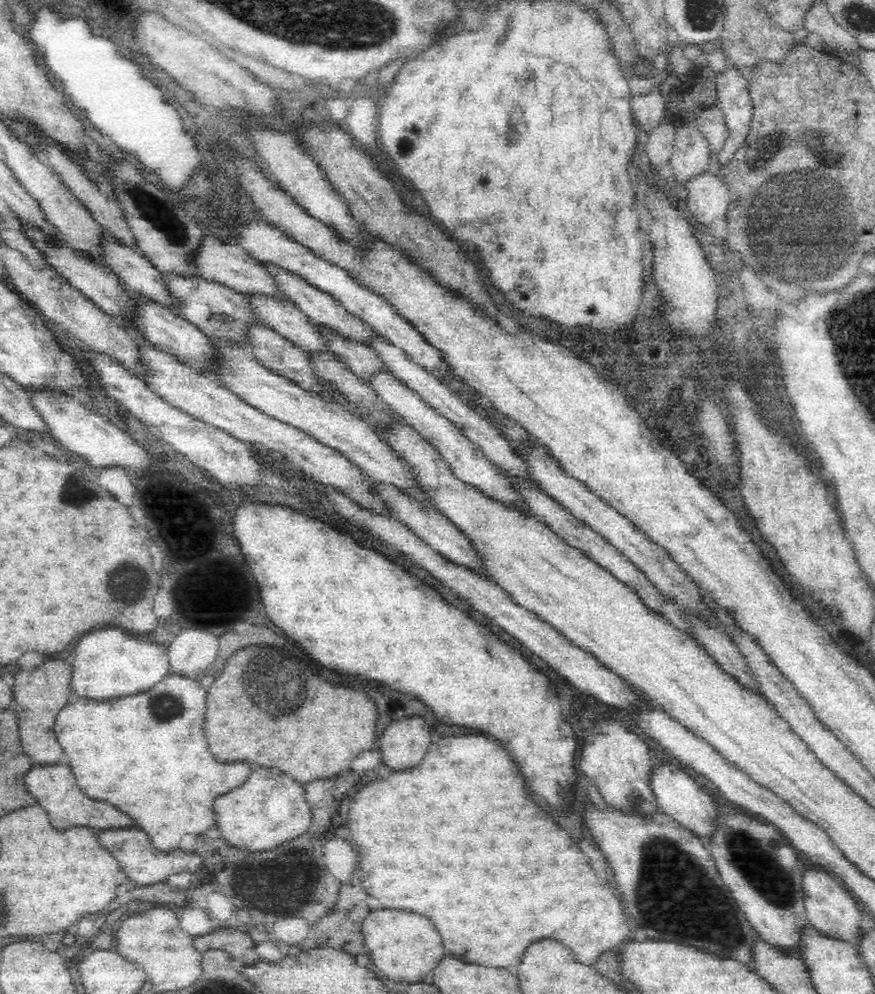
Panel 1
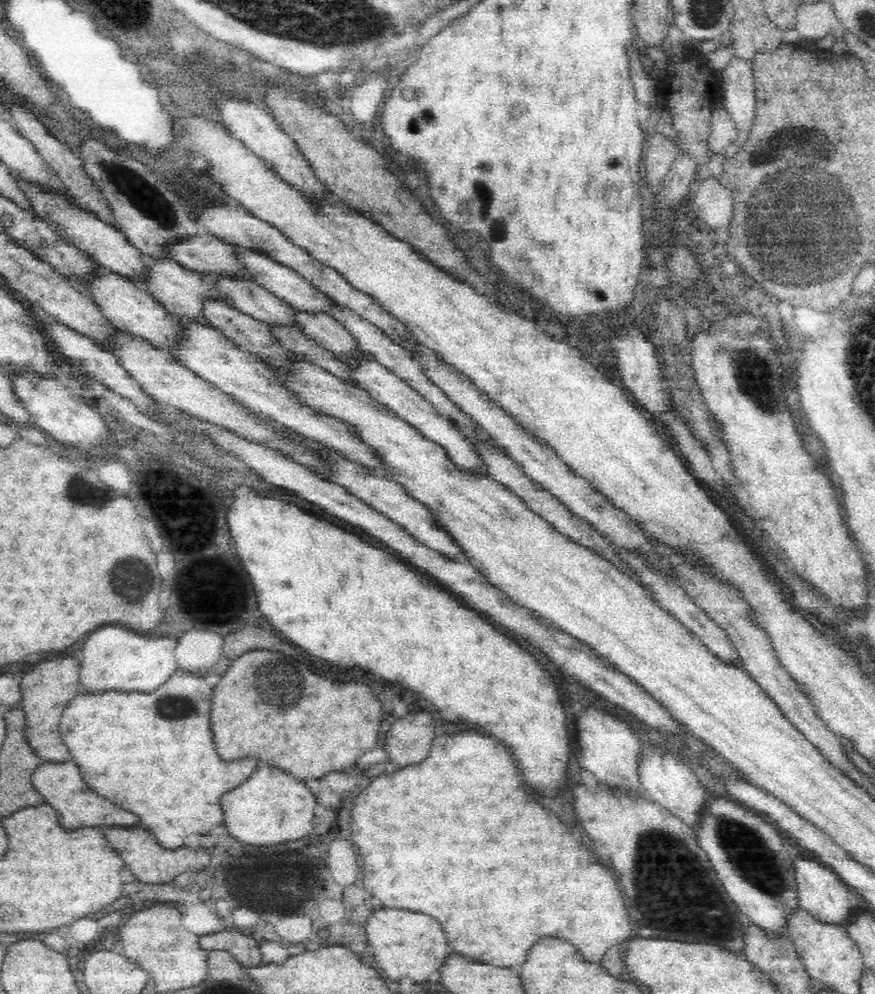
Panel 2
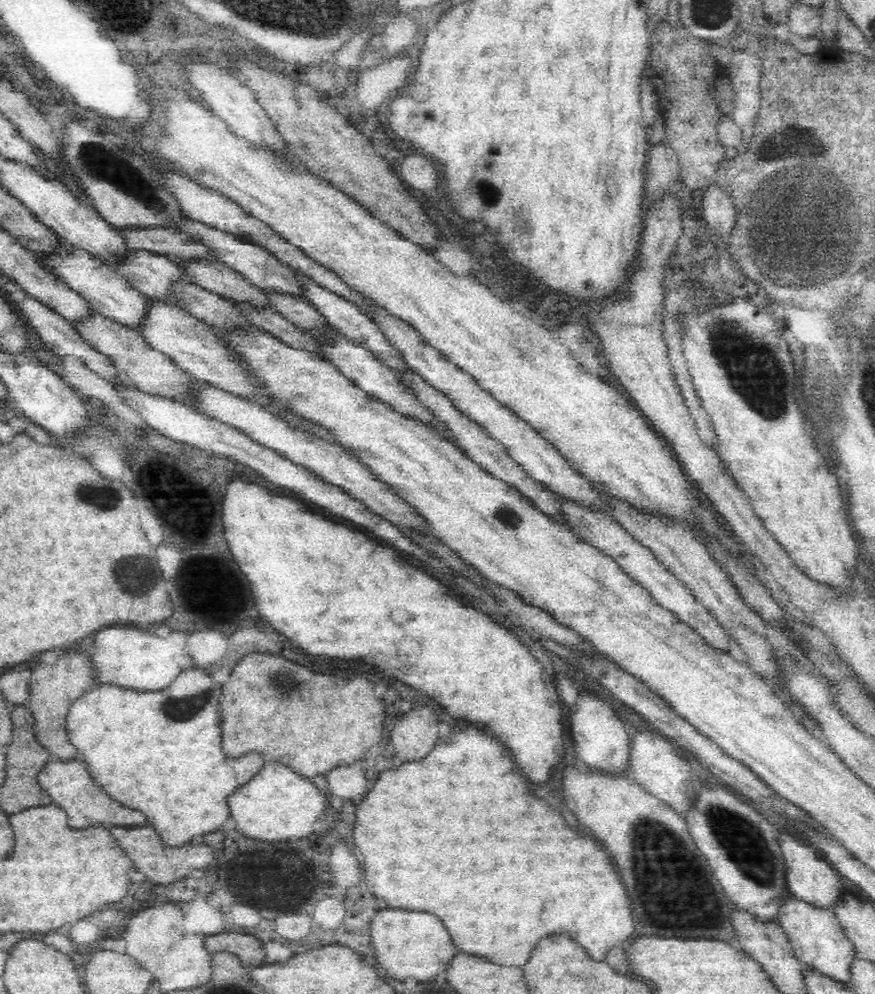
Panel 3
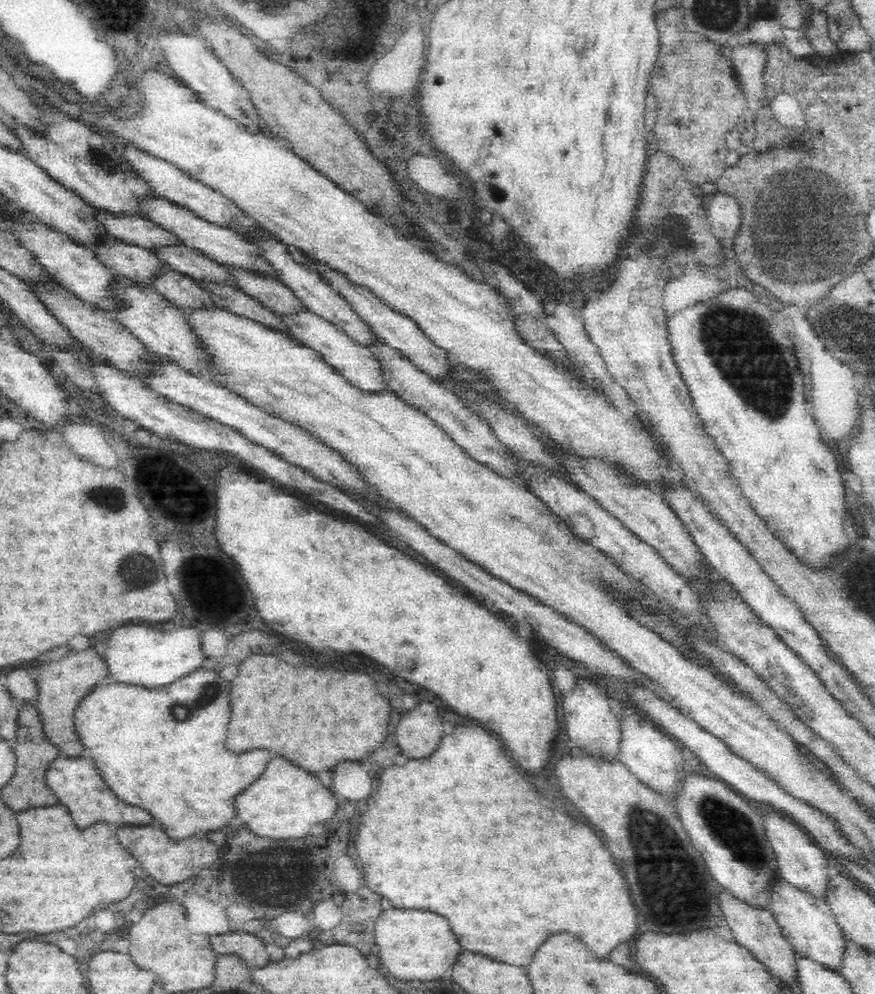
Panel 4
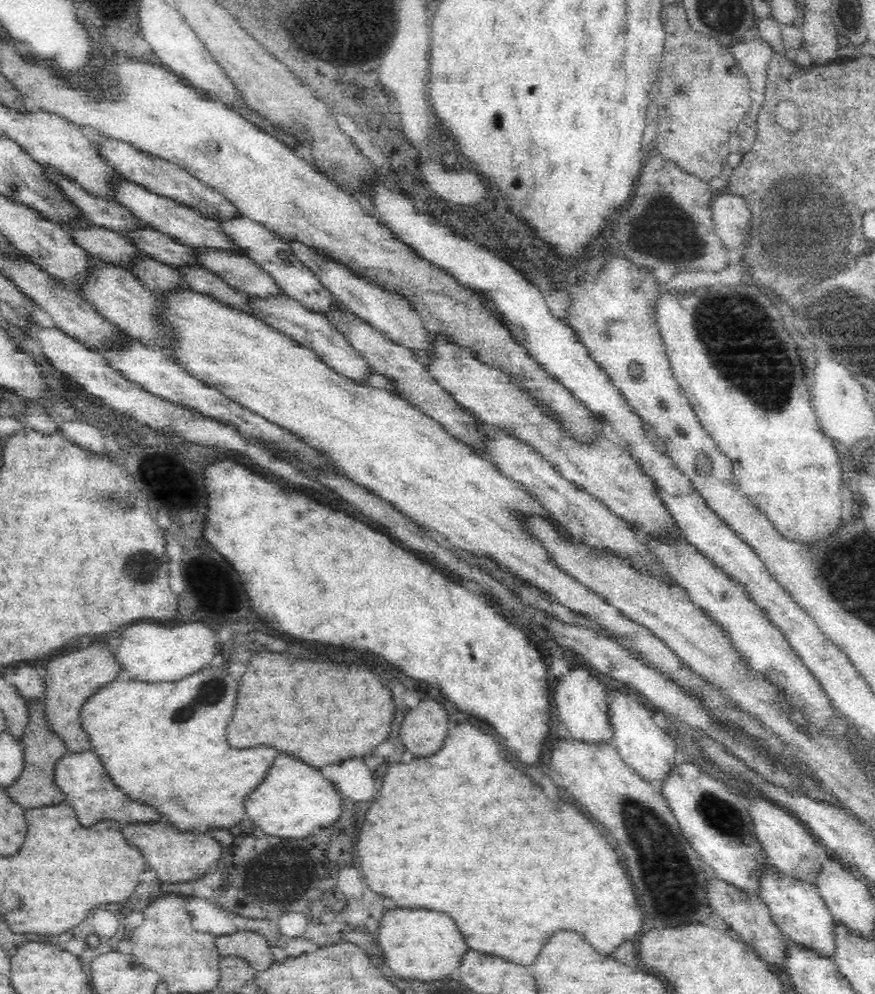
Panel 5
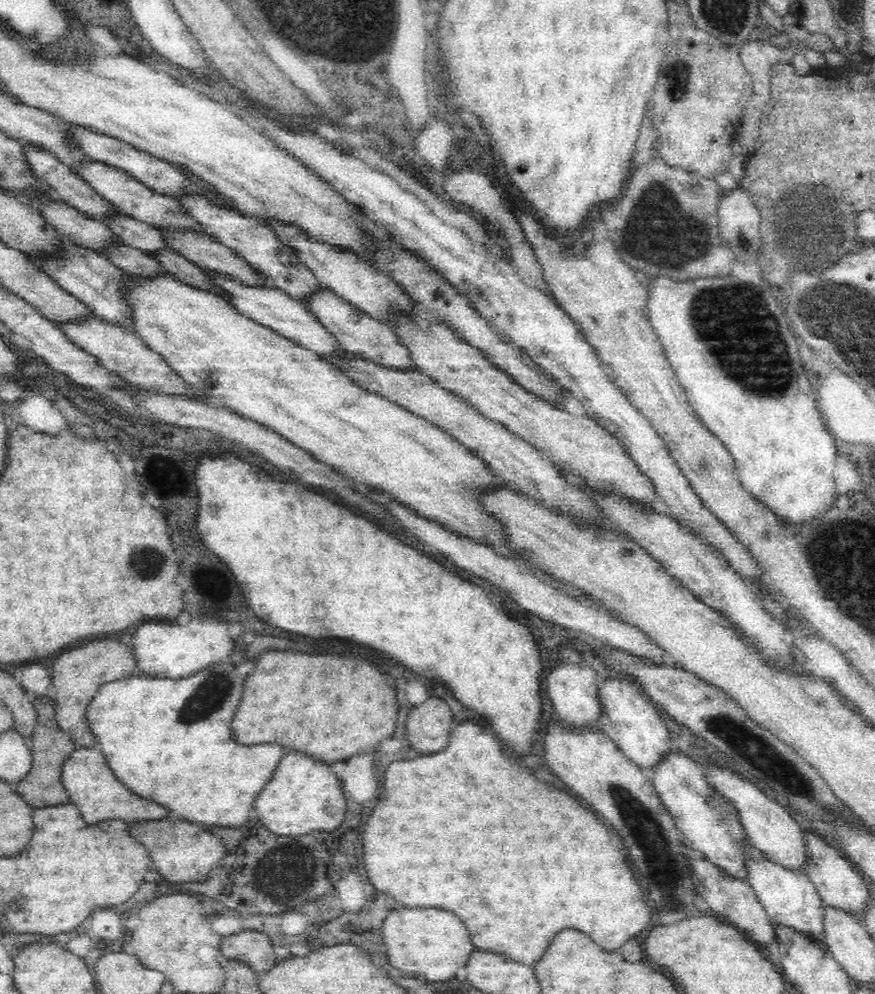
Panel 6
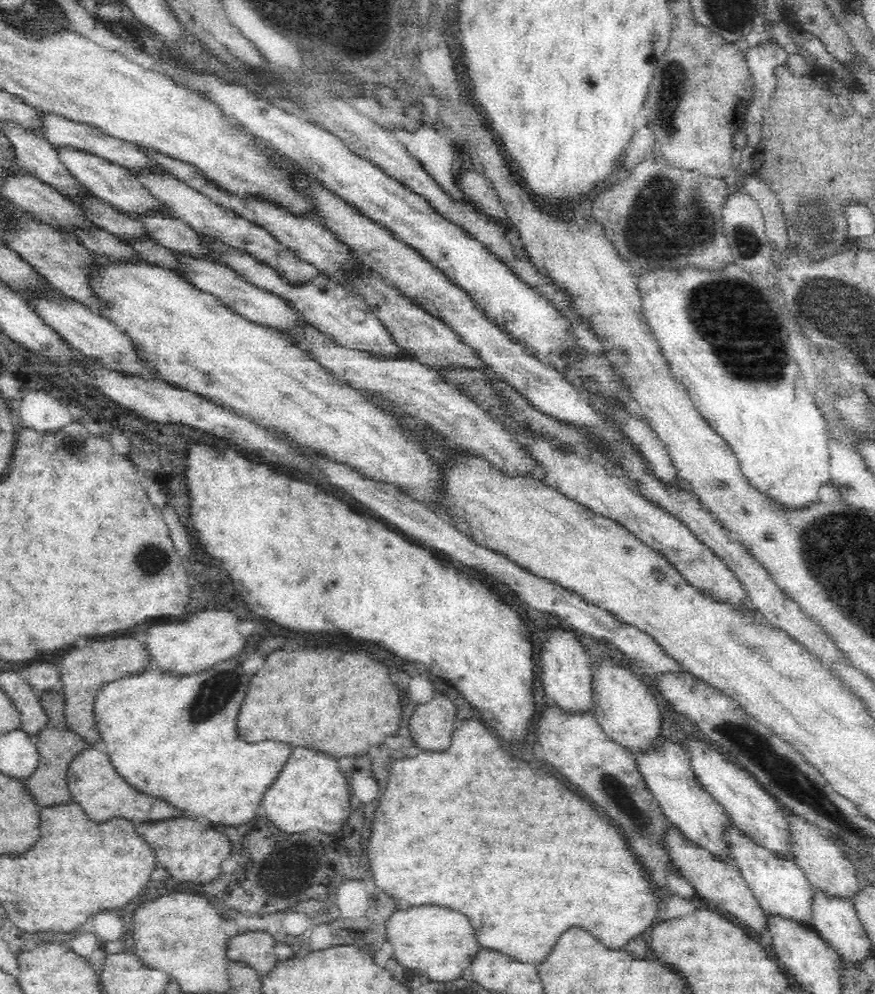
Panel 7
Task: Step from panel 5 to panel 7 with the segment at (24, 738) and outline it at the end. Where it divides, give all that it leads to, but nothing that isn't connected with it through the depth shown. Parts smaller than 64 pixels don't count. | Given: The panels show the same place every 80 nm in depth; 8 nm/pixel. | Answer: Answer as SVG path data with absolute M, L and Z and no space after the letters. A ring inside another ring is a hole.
M57 689L38 693L37 701L40 703L42 714L46 715L46 720L31 737L38 762L36 762L37 766L34 772L21 780L22 790L26 791L26 795L39 807L52 806L56 803L72 803L74 800L68 792L66 781L64 781L66 764L72 760L76 752L90 745L82 742L82 739L78 739L78 735L74 735L62 726L62 695Z

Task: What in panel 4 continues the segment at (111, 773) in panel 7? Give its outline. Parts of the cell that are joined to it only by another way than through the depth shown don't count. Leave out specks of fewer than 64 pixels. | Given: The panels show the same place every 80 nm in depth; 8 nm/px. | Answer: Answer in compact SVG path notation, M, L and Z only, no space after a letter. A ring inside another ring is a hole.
M57 755L49 766L44 770L44 785L48 787L50 794L54 795L57 804L62 804L70 813L72 822L78 828L86 828L96 822L106 822L107 824L146 824L150 816L142 812L140 808L134 808L130 804L122 804L122 800L116 800L110 789L106 788L104 780L98 776L92 759L87 756L68 758Z

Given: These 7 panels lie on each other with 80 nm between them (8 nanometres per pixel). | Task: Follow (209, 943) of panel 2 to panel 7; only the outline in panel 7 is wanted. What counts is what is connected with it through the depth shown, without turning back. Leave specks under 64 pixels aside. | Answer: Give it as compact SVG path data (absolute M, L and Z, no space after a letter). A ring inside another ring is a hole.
M248 931L235 934L225 944L225 956L234 961L242 961L263 975L275 968L279 958L273 948L270 934L262 931Z

